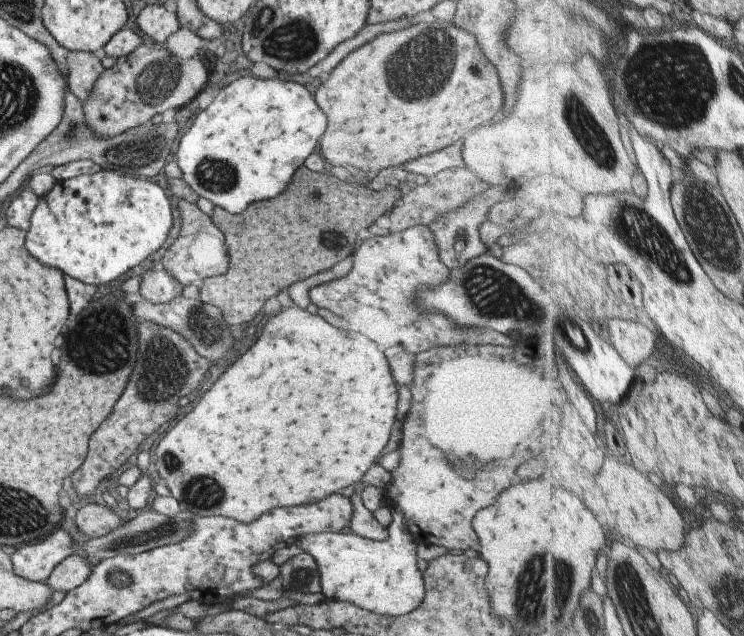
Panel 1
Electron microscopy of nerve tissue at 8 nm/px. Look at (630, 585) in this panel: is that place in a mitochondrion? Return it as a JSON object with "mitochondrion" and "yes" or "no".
{"mitochondrion":"yes"}

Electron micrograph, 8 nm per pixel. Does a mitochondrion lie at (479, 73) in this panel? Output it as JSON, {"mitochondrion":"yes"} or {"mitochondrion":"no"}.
{"mitochondrion":"yes"}

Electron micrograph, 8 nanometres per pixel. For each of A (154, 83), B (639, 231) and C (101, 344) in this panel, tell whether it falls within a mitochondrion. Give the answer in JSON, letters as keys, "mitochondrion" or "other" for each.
{"A":"mitochondrion","B":"mitochondrion","C":"mitochondrion"}

